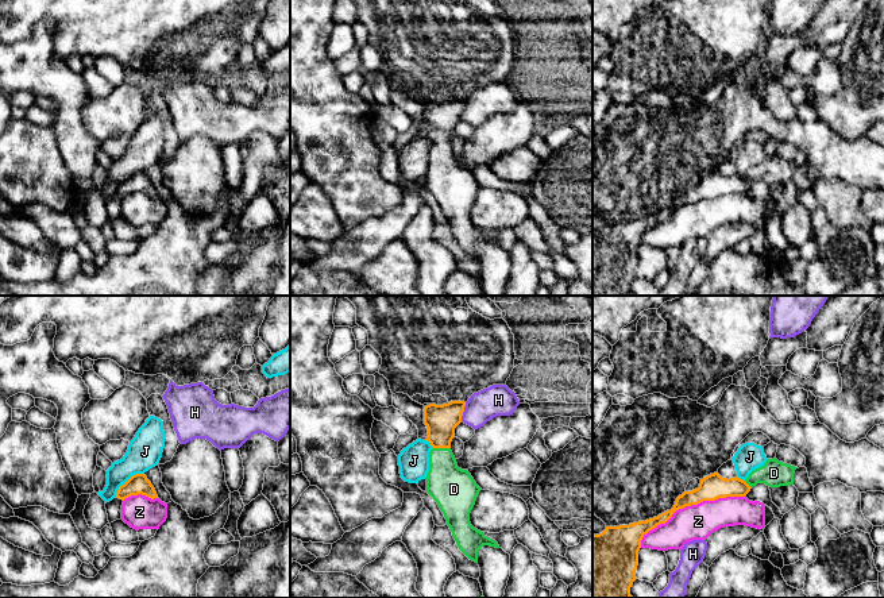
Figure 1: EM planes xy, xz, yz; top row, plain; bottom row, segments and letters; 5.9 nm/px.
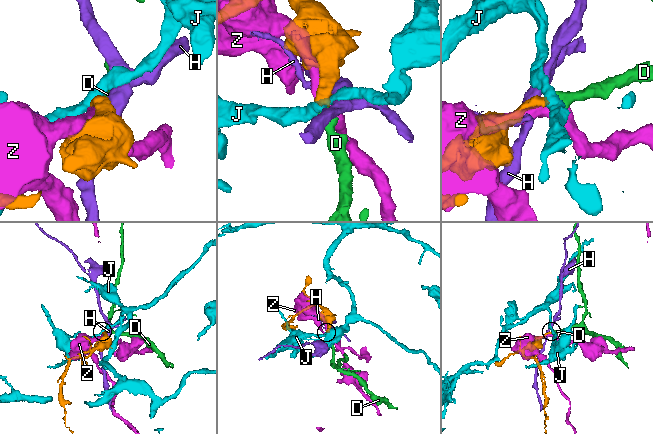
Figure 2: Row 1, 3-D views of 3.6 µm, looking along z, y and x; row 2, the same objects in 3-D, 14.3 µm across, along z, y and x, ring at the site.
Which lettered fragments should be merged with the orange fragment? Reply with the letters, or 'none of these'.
D

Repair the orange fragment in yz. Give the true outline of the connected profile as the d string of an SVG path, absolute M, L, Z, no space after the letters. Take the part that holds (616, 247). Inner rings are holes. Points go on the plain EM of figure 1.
M773 155L753 167L745 178L738 174L726 177L714 170L700 177L698 186L679 193L671 208L646 219L606 224L602 231L592 232L592 296L633 296L630 285L637 277L641 238L649 228L665 221L676 208L703 198L745 194L757 181L769 185L794 182L795 167L795 163Z

